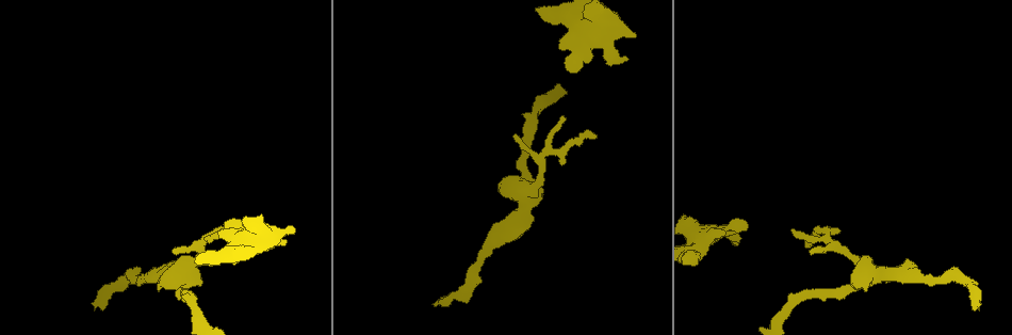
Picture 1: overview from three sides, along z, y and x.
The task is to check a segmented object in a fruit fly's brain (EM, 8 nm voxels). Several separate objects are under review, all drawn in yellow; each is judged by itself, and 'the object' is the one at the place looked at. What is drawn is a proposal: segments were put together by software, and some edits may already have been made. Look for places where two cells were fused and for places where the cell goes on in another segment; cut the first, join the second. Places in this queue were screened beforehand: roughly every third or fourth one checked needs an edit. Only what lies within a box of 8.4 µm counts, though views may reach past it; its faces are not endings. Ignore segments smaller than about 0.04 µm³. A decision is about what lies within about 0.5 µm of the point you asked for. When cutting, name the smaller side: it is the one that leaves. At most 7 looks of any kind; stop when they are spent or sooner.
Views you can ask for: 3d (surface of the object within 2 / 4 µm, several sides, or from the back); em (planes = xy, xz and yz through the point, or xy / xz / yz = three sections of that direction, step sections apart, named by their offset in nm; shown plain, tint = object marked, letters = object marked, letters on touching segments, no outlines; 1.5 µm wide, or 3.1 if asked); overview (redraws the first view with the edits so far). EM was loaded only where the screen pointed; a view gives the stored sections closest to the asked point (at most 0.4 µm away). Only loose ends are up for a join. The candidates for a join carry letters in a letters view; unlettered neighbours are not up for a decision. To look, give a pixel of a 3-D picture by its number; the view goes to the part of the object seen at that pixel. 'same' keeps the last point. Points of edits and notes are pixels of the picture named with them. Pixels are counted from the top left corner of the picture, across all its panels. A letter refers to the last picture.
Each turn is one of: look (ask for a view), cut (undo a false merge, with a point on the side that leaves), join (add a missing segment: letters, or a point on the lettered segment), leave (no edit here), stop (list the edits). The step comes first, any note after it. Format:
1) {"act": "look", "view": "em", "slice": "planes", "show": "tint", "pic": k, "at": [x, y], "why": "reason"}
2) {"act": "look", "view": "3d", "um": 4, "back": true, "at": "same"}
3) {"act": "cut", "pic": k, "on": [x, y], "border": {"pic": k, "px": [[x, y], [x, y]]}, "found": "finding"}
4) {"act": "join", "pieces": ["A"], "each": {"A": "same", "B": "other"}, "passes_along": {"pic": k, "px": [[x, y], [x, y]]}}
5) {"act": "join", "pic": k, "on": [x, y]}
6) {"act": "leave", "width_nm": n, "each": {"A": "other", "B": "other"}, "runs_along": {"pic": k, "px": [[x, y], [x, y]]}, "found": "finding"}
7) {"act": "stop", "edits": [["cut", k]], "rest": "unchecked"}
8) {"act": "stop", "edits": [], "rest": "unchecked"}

{"act": "look", "view": "em", "slice": "yz", "step": 8, "show": "letters", "pic": 1, "at": [632, 34], "why": "an open end"}

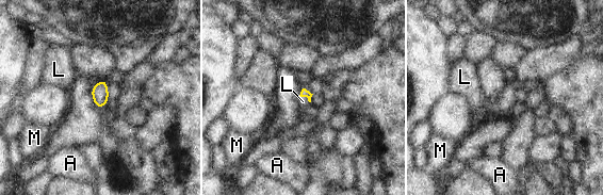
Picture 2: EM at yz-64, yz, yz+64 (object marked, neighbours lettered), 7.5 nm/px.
{"act": "look", "view": "em", "slice": "planes", "show": "letters", "at": "same"}

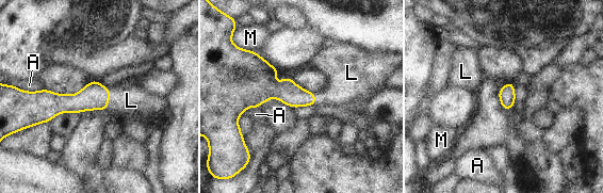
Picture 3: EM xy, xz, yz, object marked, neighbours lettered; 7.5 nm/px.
{"act": "join", "pieces": ["L"], "each": {"A": "other", "L": "same", "M": "other"}, "passes_along": {"pic": 3, "px": [[94, 96], [108, 100], [131, 100]]}, "found": "it goes on there"}

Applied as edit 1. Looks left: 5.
{"act": "look", "view": "overview", "why": "redraw"}

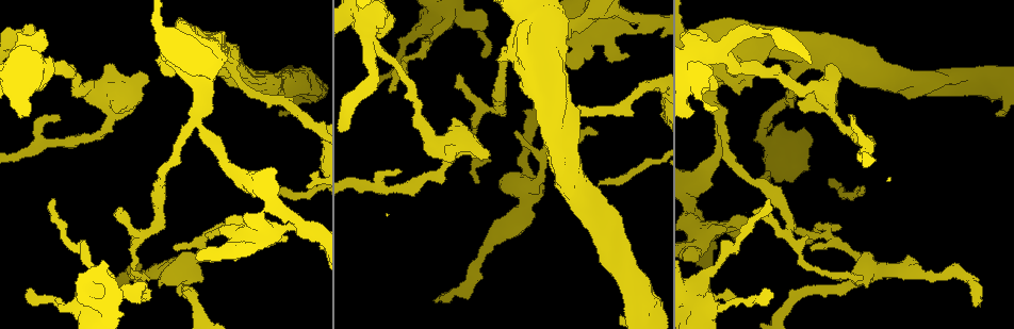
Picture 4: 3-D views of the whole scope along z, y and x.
{"act": "look", "view": "3d", "um": 4, "pic": 4, "at": [724, 226], "why": "branch stops here"}

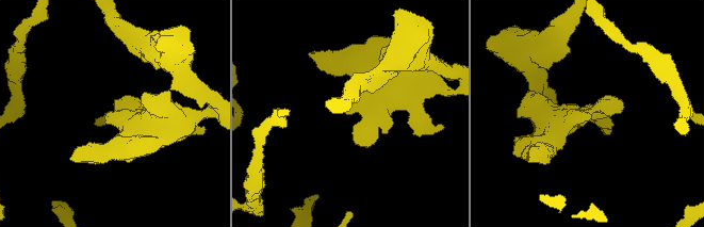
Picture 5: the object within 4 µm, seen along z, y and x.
{"act": "look", "view": "em", "slice": "planes", "show": "plain", "pic": 5, "at": [589, 115], "why": "need the tissue"}

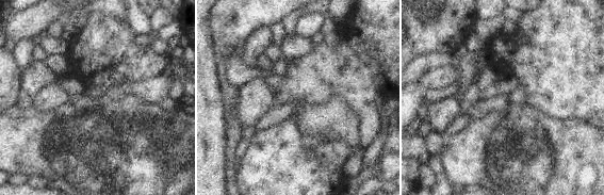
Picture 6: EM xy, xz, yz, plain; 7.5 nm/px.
{"act": "look", "view": "em", "slice": "planes", "show": "letters", "at": "same", "why": "what lies round it"}

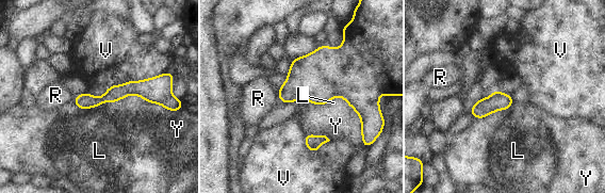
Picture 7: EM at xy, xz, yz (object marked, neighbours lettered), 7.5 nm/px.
{"act": "leave", "each": {"L": "other", "R": "other", "V": "other", "Y": "other"}, "border": {"pic": 7, "px": [[133, 95], [80, 110]]}, "found": "none of them fits"}

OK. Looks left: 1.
{"act": "stop", "edits": [["join", 3]], "rest": "unchecked"}

